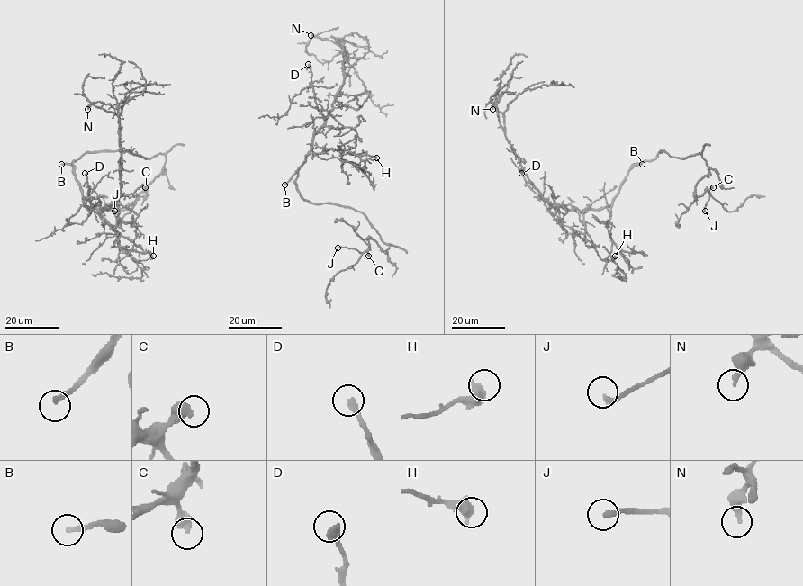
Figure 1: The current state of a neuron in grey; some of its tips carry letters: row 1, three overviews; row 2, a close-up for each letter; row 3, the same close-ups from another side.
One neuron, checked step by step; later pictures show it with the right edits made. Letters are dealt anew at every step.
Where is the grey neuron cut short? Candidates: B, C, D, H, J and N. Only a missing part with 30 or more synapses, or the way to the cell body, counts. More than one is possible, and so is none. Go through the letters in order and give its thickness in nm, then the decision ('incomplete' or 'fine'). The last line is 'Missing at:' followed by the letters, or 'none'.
B: 220 nm | incomplete
C: 550 nm | incomplete
D: 400 nm | incomplete
H: 400 nm | fine
J: 240 nm | fine
N: 300 nm | fine
Missing at: B, C, D

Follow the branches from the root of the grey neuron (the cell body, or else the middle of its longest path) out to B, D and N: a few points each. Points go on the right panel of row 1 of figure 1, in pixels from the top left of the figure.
B: (625, 181), (630, 166), (642, 164)
D: (625, 181), (607, 207), (581, 211), (569, 204), (551, 206), (529, 186), (521, 173)
N: (625, 181), (607, 207), (581, 211), (550, 202), (527, 177), (508, 141), (504, 116), (494, 104), (492, 109)

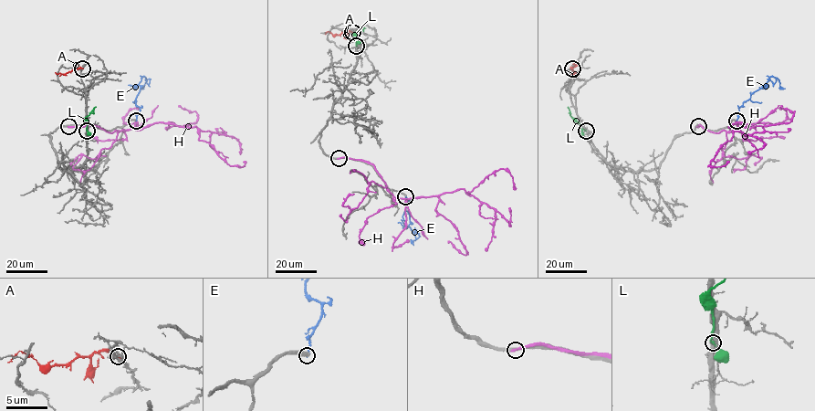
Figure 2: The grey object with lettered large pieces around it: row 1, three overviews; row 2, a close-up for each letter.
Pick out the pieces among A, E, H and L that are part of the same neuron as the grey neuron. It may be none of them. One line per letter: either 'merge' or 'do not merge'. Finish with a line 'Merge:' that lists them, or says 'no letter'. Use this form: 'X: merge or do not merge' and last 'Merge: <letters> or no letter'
A: do not merge
E: do not merge
H: do not merge
L: do not merge
Merge: no letter

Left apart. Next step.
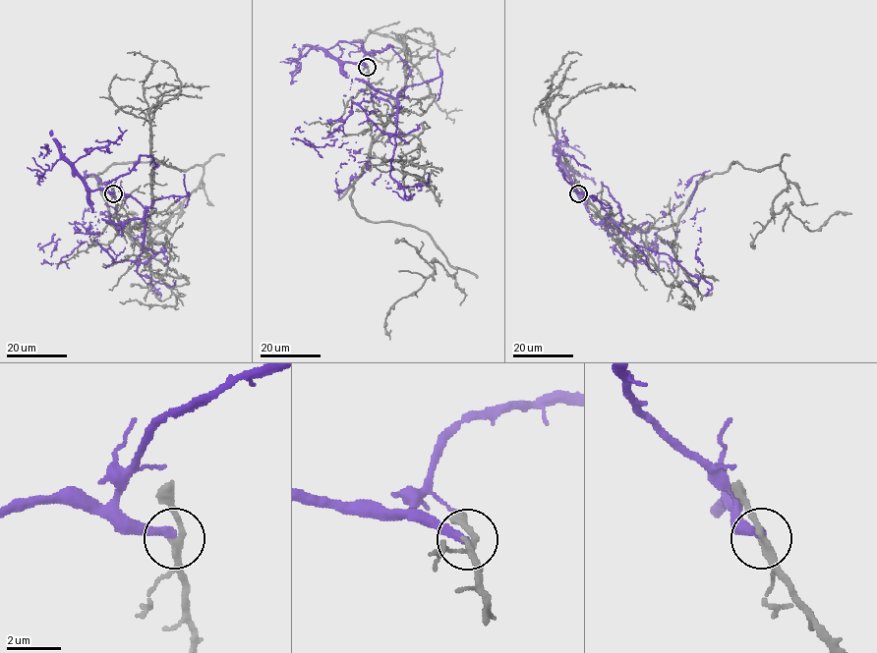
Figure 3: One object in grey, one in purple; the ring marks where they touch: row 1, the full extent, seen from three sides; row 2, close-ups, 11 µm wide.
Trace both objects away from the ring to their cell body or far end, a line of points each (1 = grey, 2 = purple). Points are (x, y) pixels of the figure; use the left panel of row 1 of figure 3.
1: (113, 193), (129, 230), (110, 221), (99, 173), (204, 168), (181, 213), (146, 231), (136, 213)
2: (113, 193), (94, 216), (141, 219), (148, 259), (78, 242), (117, 213), (87, 170)

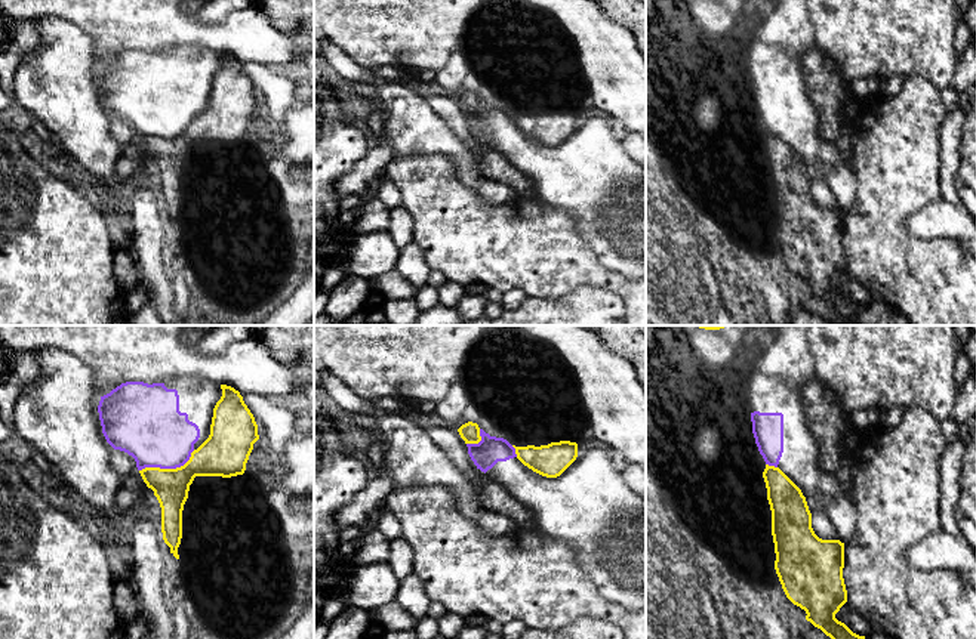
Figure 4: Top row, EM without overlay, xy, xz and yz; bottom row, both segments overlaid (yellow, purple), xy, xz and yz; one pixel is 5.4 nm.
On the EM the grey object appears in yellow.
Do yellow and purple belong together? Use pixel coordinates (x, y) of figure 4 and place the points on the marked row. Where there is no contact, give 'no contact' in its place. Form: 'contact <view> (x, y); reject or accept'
contact xy (168, 469); reject

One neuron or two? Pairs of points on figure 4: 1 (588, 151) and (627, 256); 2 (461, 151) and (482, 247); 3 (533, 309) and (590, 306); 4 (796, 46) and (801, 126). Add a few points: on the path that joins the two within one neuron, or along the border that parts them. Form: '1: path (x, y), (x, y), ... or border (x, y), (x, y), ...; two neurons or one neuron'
1: path (594, 178), (627, 213), (627, 230); one neuron
2: border (449, 159), (470, 188), (486, 201), (499, 204); two neurons
3: path (547, 309), (576, 309); one neuron
4: border (764, 45), (776, 45), (788, 51), (799, 61); two neurons

